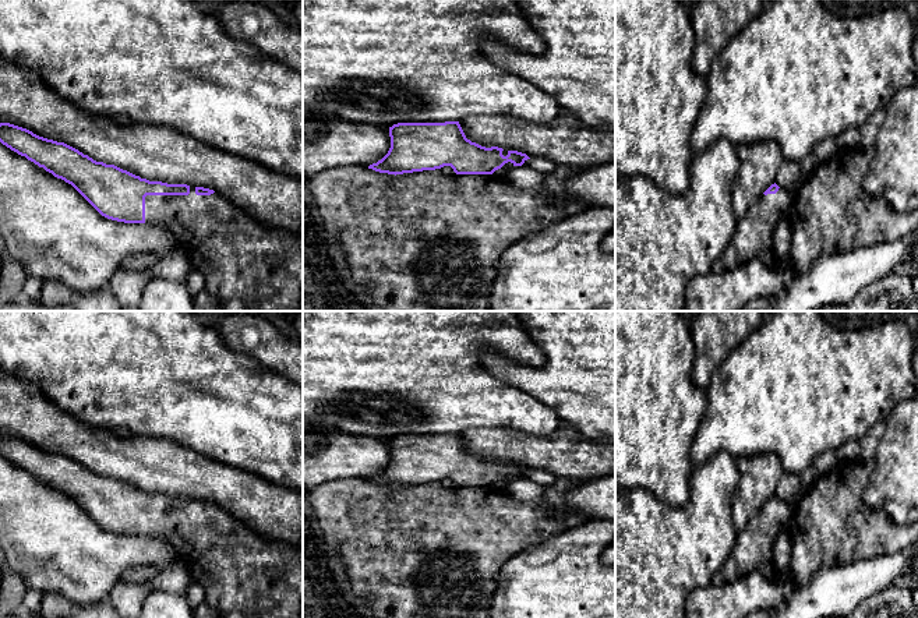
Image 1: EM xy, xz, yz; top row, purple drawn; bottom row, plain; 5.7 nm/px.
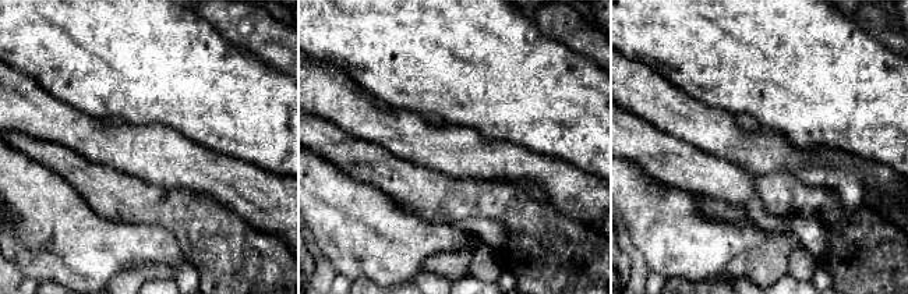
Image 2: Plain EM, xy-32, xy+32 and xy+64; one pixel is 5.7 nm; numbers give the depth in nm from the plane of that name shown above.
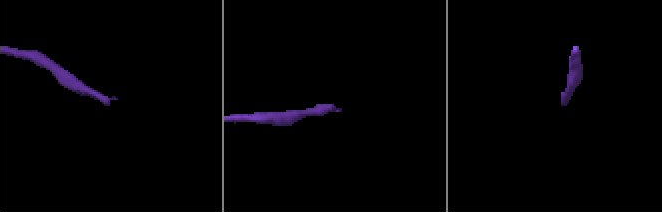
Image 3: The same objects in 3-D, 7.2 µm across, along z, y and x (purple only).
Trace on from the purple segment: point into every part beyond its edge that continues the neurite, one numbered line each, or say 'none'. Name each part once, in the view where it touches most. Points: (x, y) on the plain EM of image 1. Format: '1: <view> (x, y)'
1: xy (246, 575)

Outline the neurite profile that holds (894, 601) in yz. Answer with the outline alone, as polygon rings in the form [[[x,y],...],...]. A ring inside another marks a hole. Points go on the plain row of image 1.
[[[893,585],[862,601],[852,614],[836,618],[918,618],[918,589]]]

